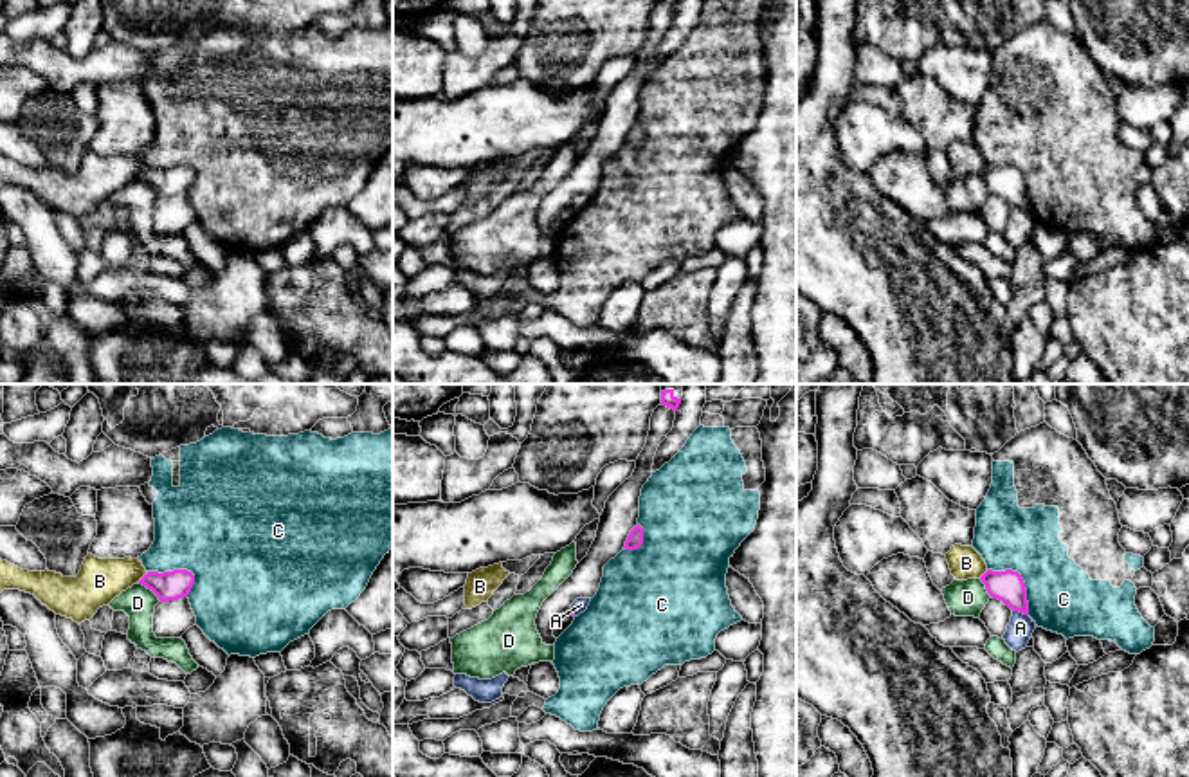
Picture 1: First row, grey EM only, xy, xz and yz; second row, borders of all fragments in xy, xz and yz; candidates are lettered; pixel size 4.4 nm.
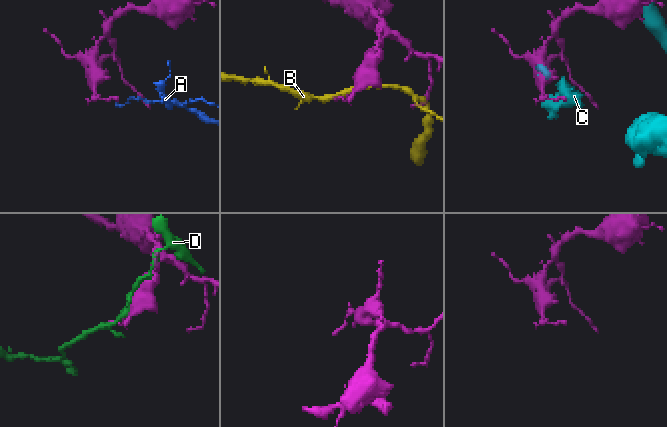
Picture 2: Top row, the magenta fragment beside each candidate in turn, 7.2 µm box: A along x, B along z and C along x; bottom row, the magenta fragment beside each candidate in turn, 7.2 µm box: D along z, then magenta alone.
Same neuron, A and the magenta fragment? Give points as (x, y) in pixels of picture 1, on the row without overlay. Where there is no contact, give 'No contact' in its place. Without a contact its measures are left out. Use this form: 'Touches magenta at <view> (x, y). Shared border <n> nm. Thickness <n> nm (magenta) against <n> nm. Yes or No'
Touches magenta at yz (1020, 208). Shared border 80 nm. Thickness 140 nm (magenta) against 120 nm. No

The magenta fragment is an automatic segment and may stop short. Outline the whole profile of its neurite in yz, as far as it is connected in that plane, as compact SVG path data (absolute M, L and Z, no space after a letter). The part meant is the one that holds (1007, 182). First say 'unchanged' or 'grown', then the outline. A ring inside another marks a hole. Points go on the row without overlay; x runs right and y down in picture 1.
unchanged | M987 166L980 177L985 180L987 189L993 195L1002 197L1012 207L1029 211L1027 186L1021 171L1012 166L993 168Z

